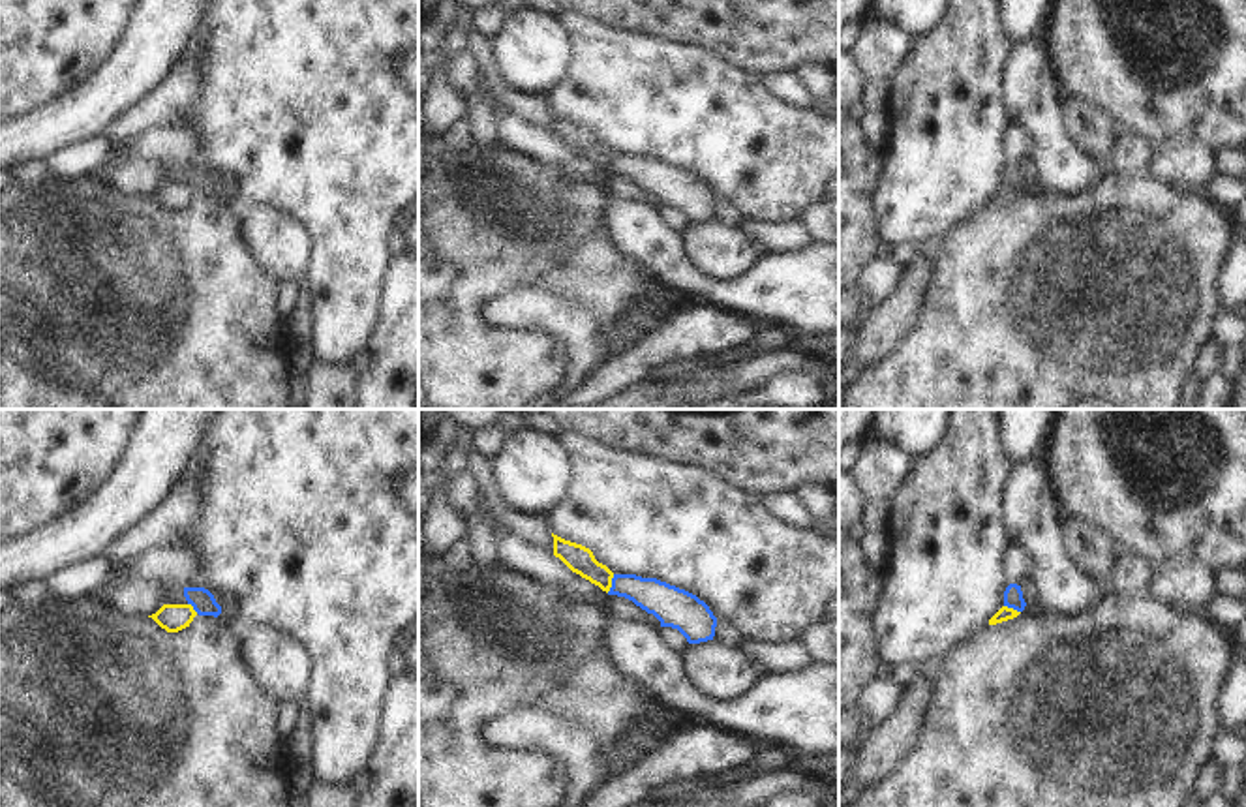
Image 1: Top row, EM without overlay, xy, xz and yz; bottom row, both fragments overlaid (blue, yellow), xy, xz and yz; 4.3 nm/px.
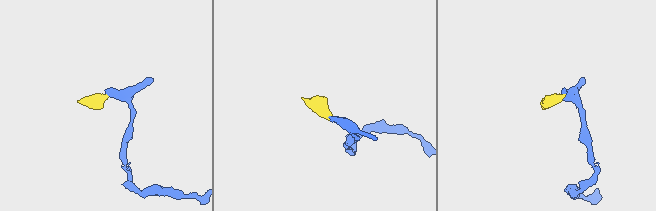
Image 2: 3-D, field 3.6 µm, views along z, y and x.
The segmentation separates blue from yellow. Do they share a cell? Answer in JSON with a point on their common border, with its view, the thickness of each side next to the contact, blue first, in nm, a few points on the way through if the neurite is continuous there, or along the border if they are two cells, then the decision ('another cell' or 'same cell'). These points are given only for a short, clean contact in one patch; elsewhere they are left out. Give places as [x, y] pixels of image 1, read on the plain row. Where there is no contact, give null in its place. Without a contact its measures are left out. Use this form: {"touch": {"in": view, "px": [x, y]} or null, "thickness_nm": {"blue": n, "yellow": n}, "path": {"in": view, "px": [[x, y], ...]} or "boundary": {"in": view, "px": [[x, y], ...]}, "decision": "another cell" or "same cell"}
{"touch": {"in": "xz", "px": [612, 164]}, "thickness_nm": {"blue": 160, "yellow": 120}, "boundary": {"in": "xz", "px": [[614, 154], [612, 166], [607, 171]]}, "decision": "another cell"}

